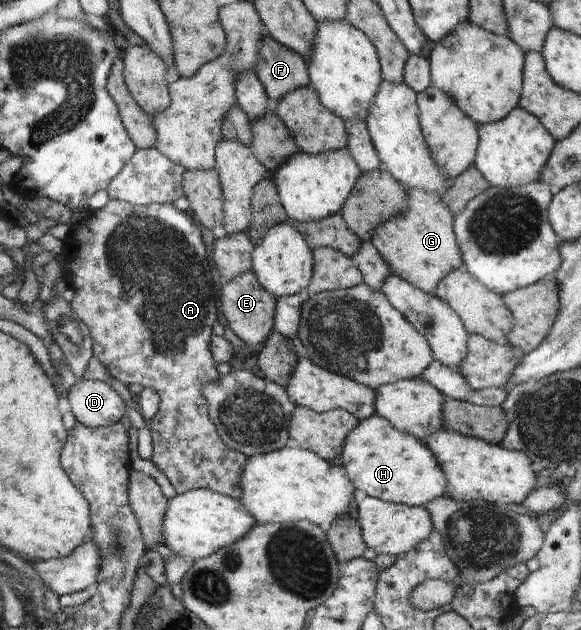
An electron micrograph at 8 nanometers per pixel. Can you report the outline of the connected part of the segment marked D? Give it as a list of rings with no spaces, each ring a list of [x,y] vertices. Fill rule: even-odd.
[[[82,378],[67,389],[71,412],[79,424],[88,427],[111,426],[126,413],[121,396],[106,382]]]

